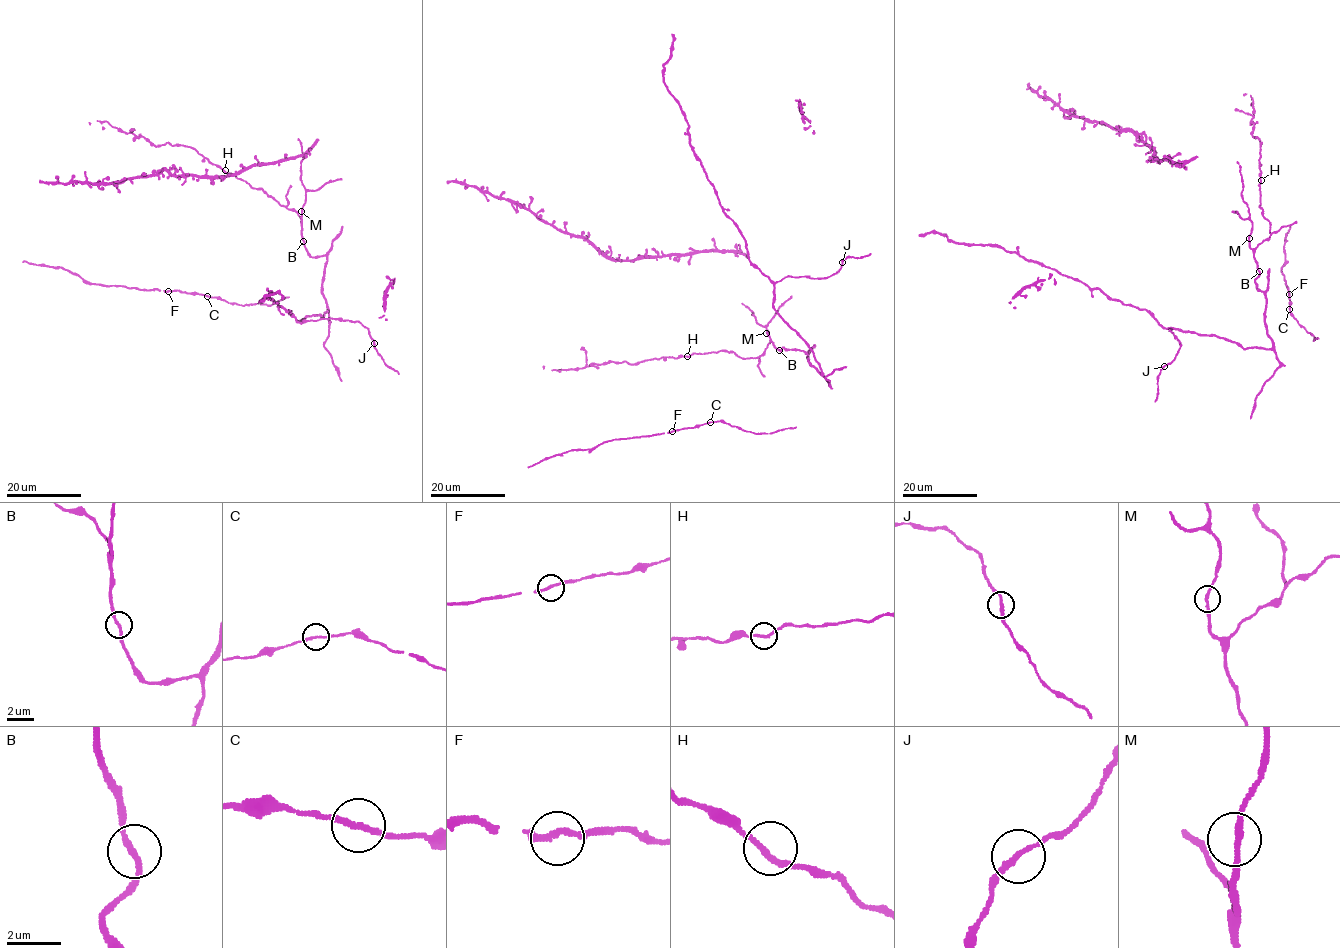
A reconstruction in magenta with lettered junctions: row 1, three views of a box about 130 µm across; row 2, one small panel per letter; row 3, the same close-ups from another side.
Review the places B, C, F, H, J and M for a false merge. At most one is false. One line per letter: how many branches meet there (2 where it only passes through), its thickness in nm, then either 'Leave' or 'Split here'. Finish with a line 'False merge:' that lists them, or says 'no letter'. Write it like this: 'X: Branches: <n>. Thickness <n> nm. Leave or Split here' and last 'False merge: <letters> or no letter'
B: Branches: 2. Thickness 200 nm. Leave
C: Branches: 2. Thickness 180 nm. Leave
F: Branches: 2. Thickness 200 nm. Leave
H: Branches: 2. Thickness 200 nm. Leave
J: Branches: 2. Thickness 200 nm. Leave
M: Branches: 2. Thickness 200 nm. Leave
False merge: no letter

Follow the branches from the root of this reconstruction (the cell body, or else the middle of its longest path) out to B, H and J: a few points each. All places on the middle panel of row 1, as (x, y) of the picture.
B: (795, 349), (779, 350)
H: (795, 349), (783, 347), (779, 351), (771, 340), (755, 358), (742, 358), (726, 351), (687, 356)
J: (795, 349), (803, 351), (821, 373), (808, 344), (773, 306), (775, 284), (788, 276), (828, 278), (842, 262)

